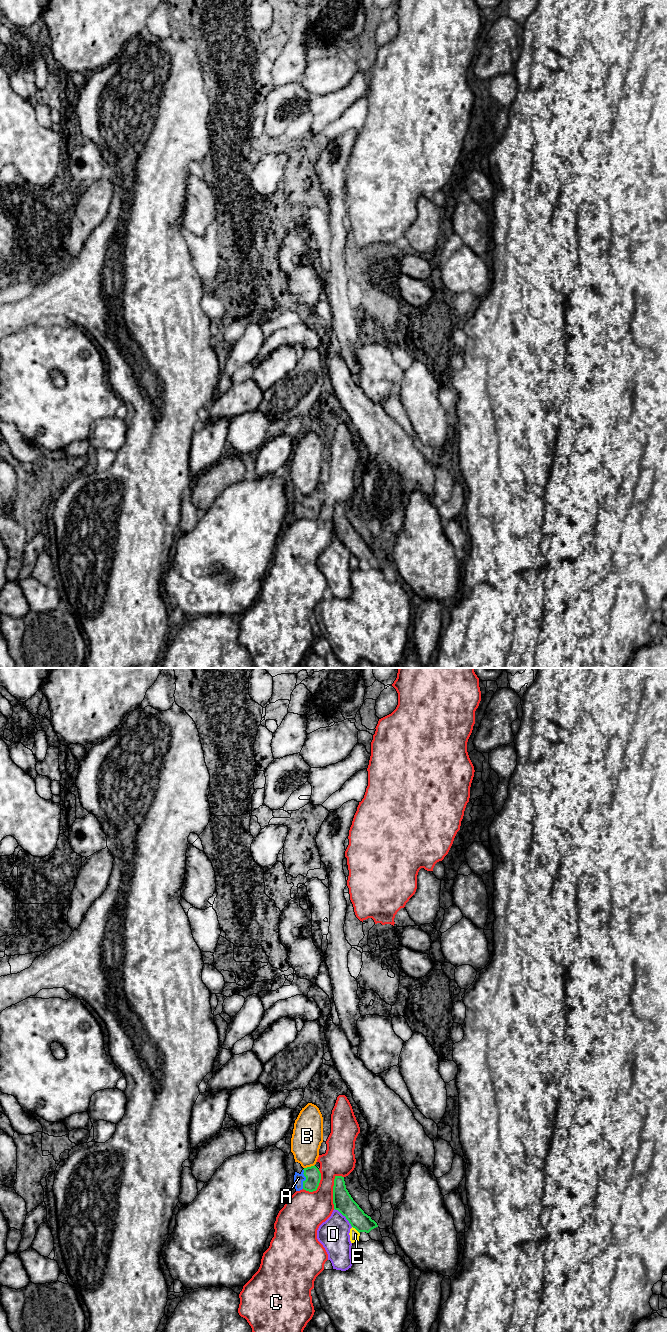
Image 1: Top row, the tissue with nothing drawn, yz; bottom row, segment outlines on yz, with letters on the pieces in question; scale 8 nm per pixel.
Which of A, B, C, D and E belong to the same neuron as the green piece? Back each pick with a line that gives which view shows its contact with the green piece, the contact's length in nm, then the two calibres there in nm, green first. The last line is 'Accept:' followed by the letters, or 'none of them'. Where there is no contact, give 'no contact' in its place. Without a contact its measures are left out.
A: contact in yz; length 160 nm; calibres 130 and 80 nm
Accept: A

